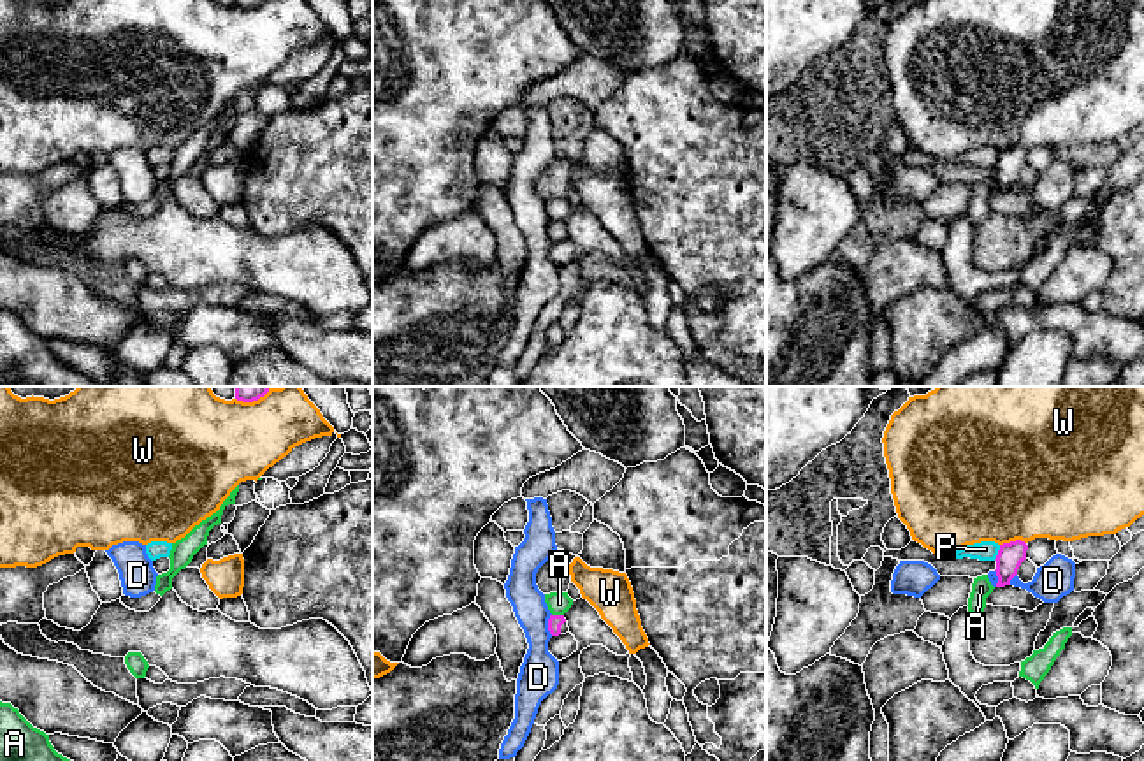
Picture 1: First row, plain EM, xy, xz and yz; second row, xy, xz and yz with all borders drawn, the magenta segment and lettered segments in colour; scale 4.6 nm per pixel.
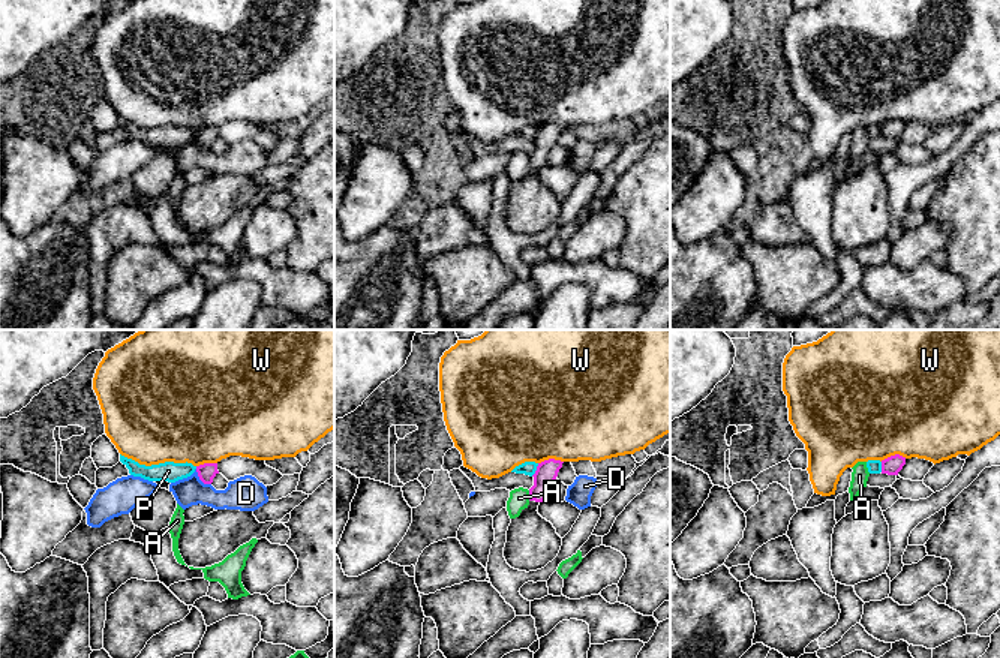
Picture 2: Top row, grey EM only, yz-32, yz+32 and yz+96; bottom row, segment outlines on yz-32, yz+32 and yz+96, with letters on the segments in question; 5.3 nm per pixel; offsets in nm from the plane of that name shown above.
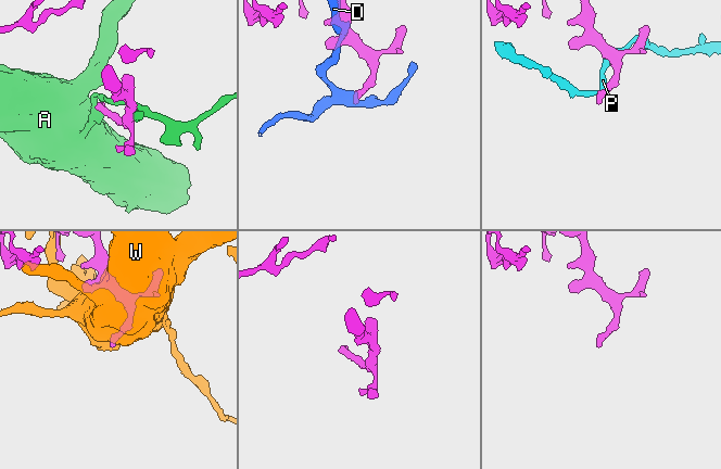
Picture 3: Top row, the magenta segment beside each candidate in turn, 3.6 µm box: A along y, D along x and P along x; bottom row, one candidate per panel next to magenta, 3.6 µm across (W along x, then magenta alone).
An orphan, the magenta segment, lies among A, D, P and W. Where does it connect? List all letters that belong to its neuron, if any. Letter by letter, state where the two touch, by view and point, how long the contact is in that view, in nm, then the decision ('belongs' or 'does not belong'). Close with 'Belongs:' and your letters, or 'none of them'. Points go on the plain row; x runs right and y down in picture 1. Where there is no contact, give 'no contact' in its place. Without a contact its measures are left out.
A: xz (557, 222) | 60 nm | does not belong
D: xz (549, 231) | 100 nm | does not belong
P: yz (999, 159) | 80 nm | does not belong
W: yz (1013, 148) | 120 nm | does not belong
Belongs: none of them

